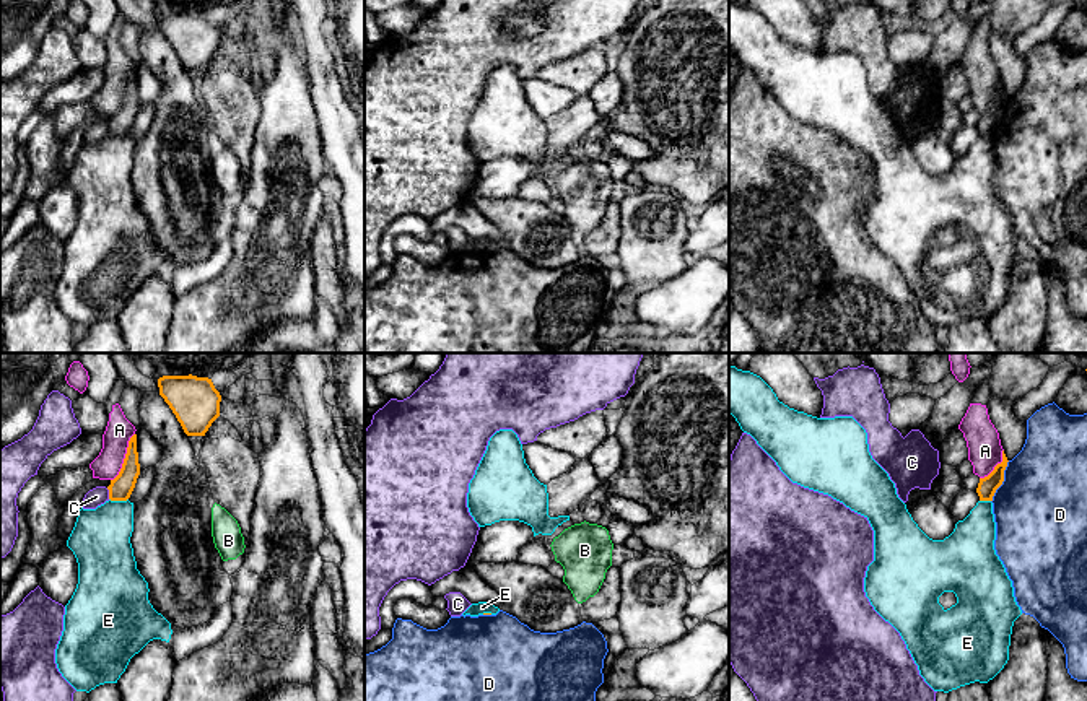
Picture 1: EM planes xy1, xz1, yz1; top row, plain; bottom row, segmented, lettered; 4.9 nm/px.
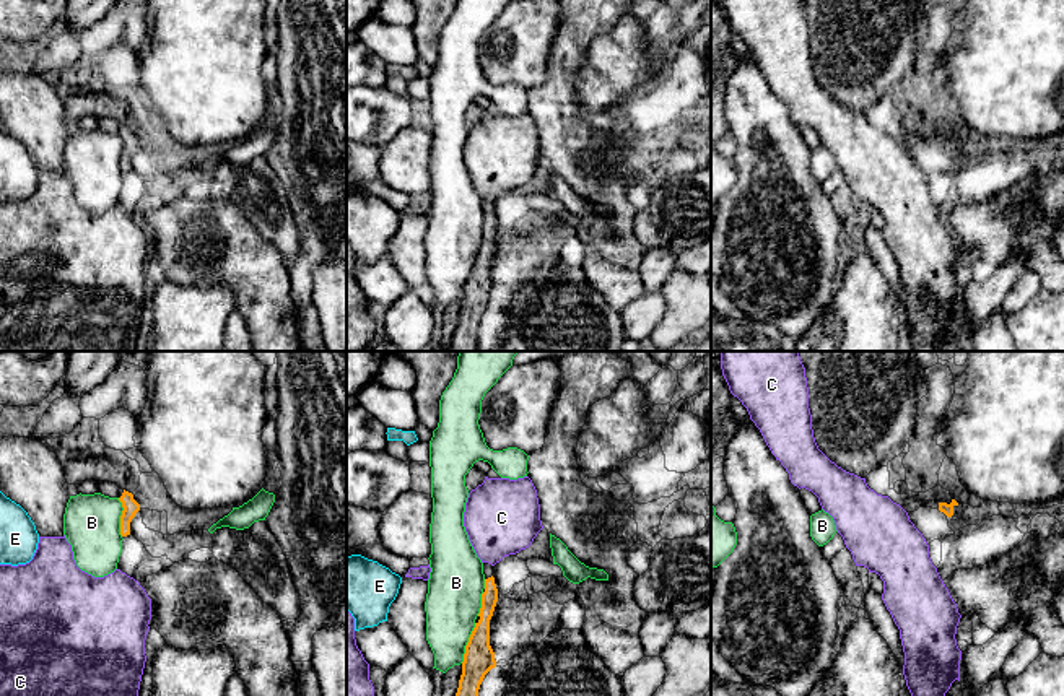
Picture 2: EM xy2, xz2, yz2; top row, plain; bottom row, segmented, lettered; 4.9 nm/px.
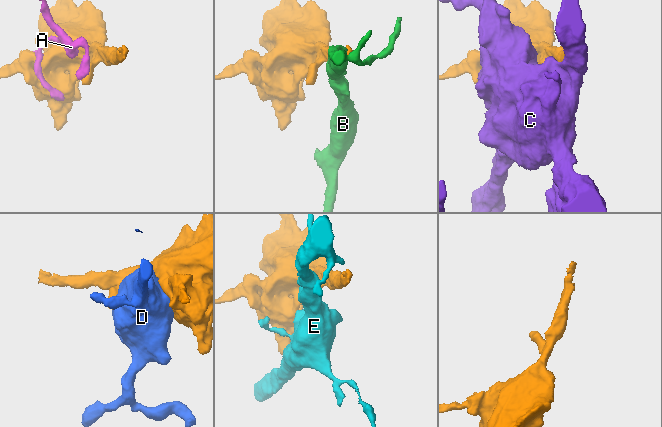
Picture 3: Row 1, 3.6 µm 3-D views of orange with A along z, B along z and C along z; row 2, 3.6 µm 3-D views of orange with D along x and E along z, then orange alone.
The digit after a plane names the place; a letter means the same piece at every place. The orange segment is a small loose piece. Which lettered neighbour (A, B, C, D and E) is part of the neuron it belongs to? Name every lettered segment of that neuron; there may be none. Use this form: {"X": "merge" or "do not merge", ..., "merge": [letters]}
{"A": "do not merge", "B": "do not merge", "C": "do not merge", "D": "do not merge", "E": "do not merge", "merge": []}

